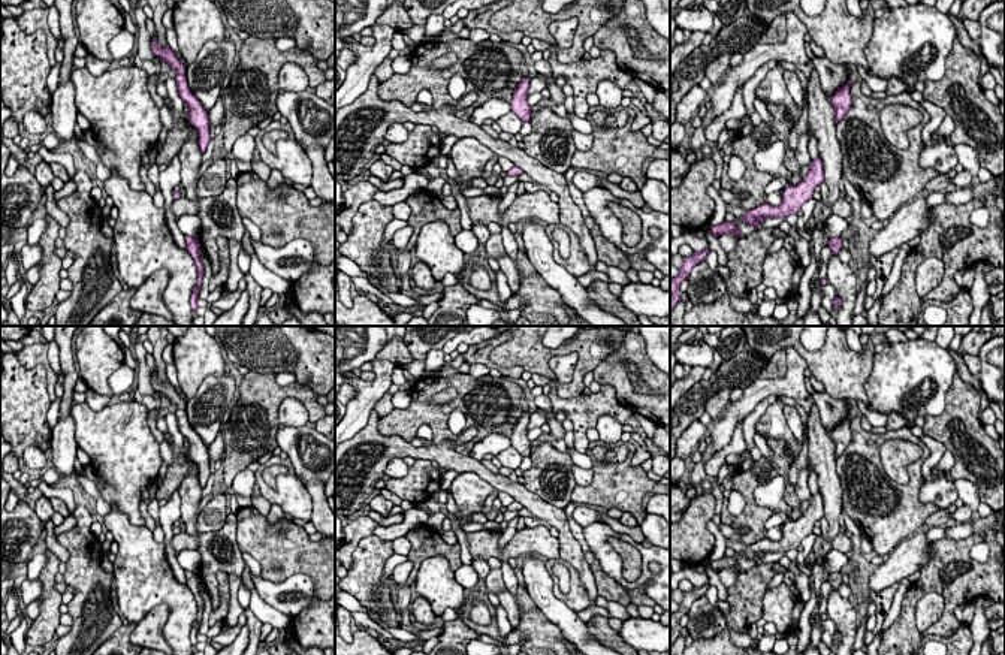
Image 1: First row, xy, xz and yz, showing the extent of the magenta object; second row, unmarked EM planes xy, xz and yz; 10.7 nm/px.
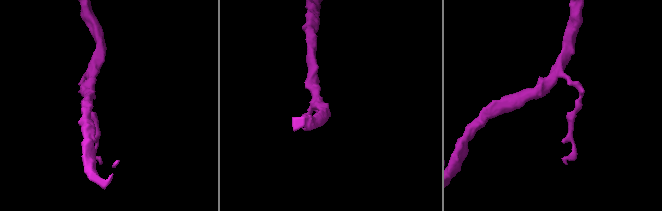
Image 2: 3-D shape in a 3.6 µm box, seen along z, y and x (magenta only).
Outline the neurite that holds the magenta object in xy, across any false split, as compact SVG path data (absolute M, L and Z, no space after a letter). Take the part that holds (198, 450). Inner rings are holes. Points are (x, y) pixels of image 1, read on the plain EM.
M154 371L151 375L151 384L154 390L163 393L172 405L176 407L175 416L178 422L178 429L184 435L184 438L188 441L188 456L194 461L197 470L199 470L199 483L202 489L206 486L206 482L211 476L209 470L209 453L208 447L202 441L202 438L197 435L197 432L191 428L187 419L185 411L185 401L178 395L175 387L169 383L163 384L157 380L157 372Z

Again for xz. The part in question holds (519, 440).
M523 413L522 417L514 425L513 434L510 435L511 447L514 447L523 459L531 456L531 441L528 440L528 423L529 413Z

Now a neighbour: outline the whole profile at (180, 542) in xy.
M179 532L172 537L170 544L179 553L181 550L196 550L199 541L194 535Z

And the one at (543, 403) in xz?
M547 395L535 396L534 402L538 410L543 410L549 414L547 423L550 428L550 435L556 440L564 440L565 429L564 429L562 423L559 423L556 420L556 417L552 414L552 402L550 402L549 396Z

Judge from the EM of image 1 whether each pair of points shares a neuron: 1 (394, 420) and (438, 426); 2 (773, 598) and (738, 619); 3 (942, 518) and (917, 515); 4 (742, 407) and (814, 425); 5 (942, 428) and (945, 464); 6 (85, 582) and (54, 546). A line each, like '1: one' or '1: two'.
1: one
2: two
3: two
4: two
5: two
6: two

